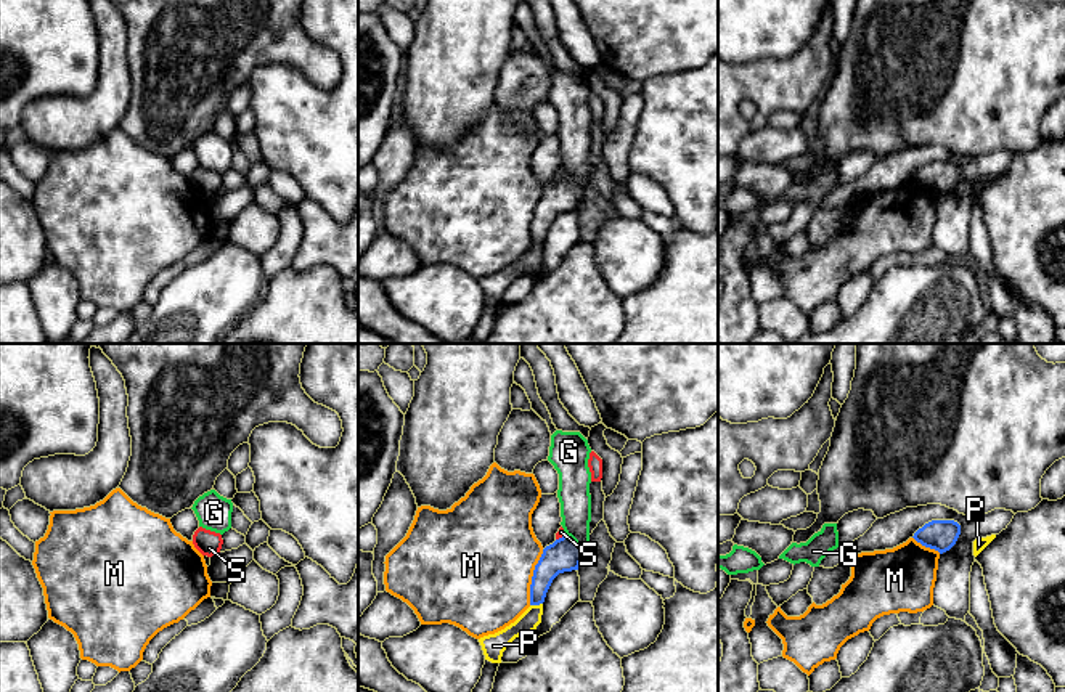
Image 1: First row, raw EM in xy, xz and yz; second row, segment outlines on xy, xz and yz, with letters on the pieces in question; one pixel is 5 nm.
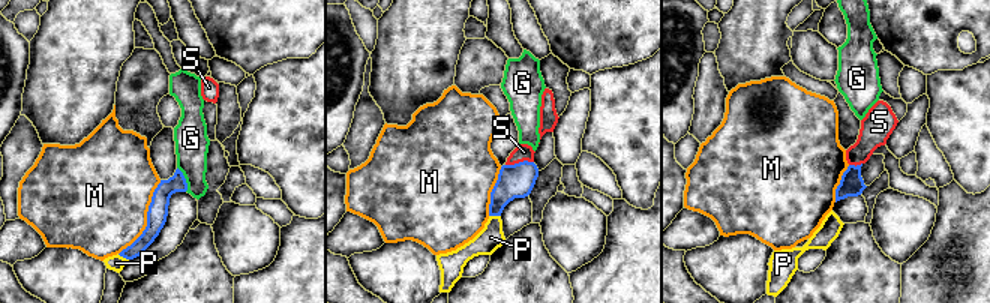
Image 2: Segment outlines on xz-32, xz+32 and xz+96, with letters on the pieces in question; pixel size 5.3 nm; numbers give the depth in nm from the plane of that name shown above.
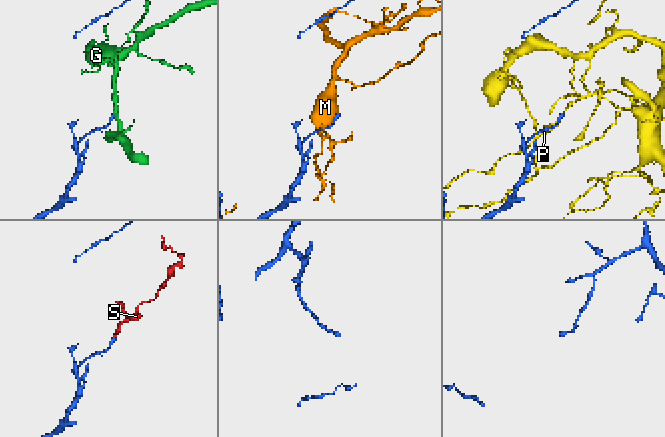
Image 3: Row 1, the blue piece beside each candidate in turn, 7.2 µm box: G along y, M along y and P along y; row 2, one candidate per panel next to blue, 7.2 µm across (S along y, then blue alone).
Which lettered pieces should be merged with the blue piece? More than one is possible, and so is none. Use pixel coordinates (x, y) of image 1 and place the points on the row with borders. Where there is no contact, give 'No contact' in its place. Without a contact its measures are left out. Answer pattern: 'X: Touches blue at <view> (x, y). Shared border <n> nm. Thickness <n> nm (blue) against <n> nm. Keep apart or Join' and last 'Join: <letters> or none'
G: Touches blue at xz (574, 541). Shared border 130 nm. Thickness 170 nm (blue) against 160 nm. Keep apart
M: Touches blue at xz (532, 577). Shared border 280 nm. Thickness 170 nm (blue) against 500 nm. Keep apart
P: Touches blue at xz (535, 604). Shared border 70 nm. Thickness 150 nm (blue) against 100 nm. Keep apart
S: Touches blue at xz (563, 537). Shared border 60 nm. Thickness 170 nm (blue) against 40 nm. Join
Join: S

